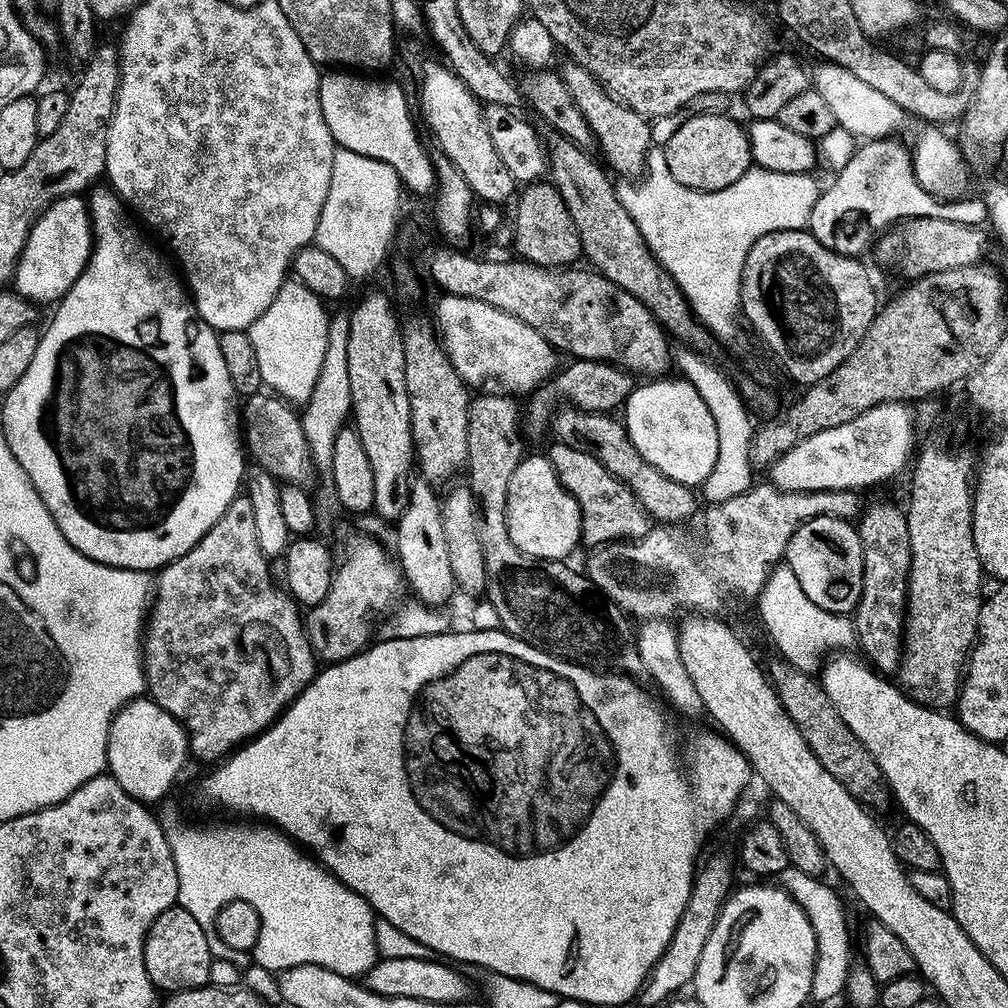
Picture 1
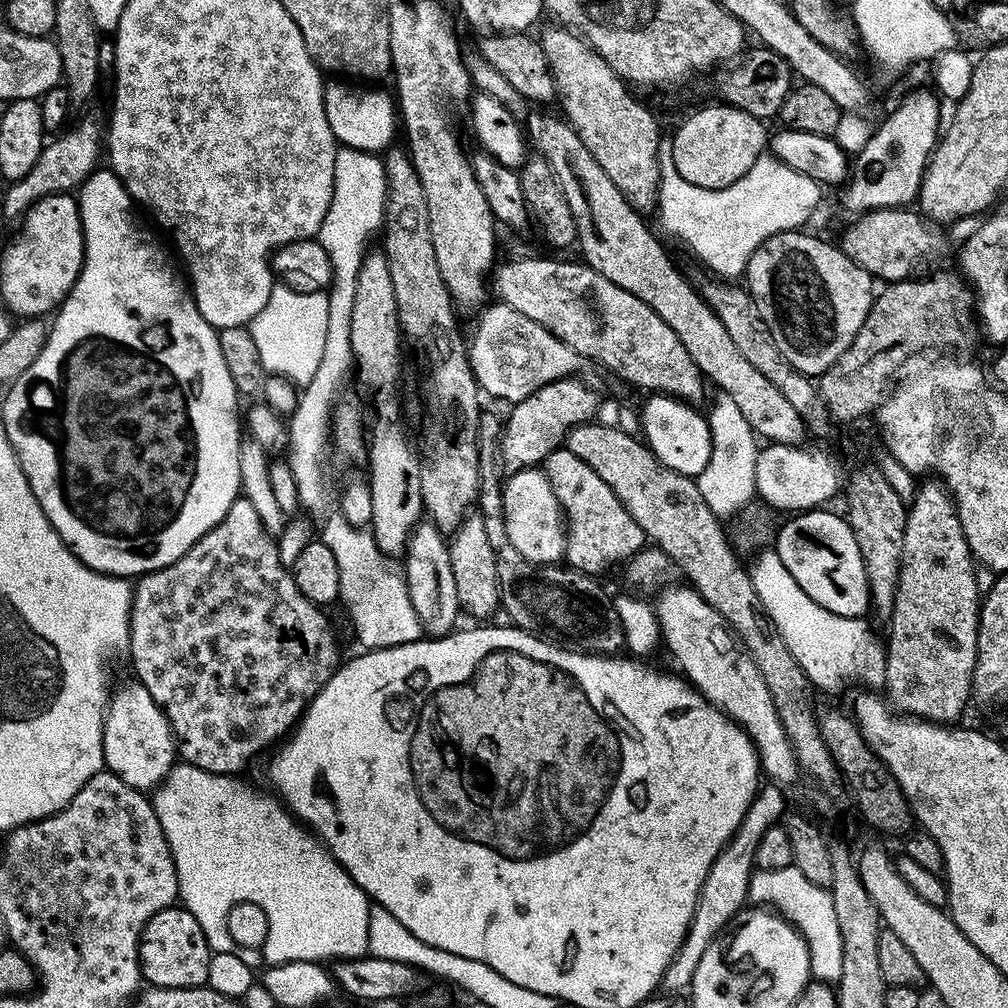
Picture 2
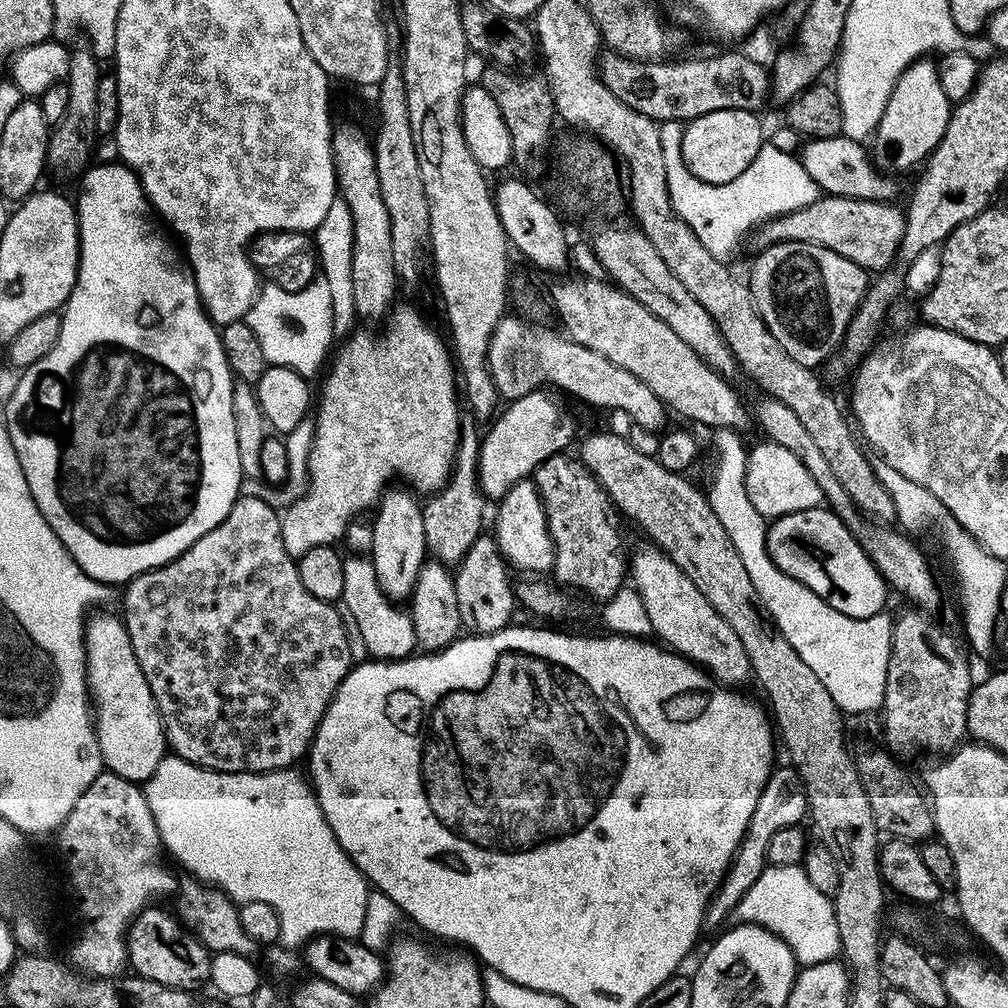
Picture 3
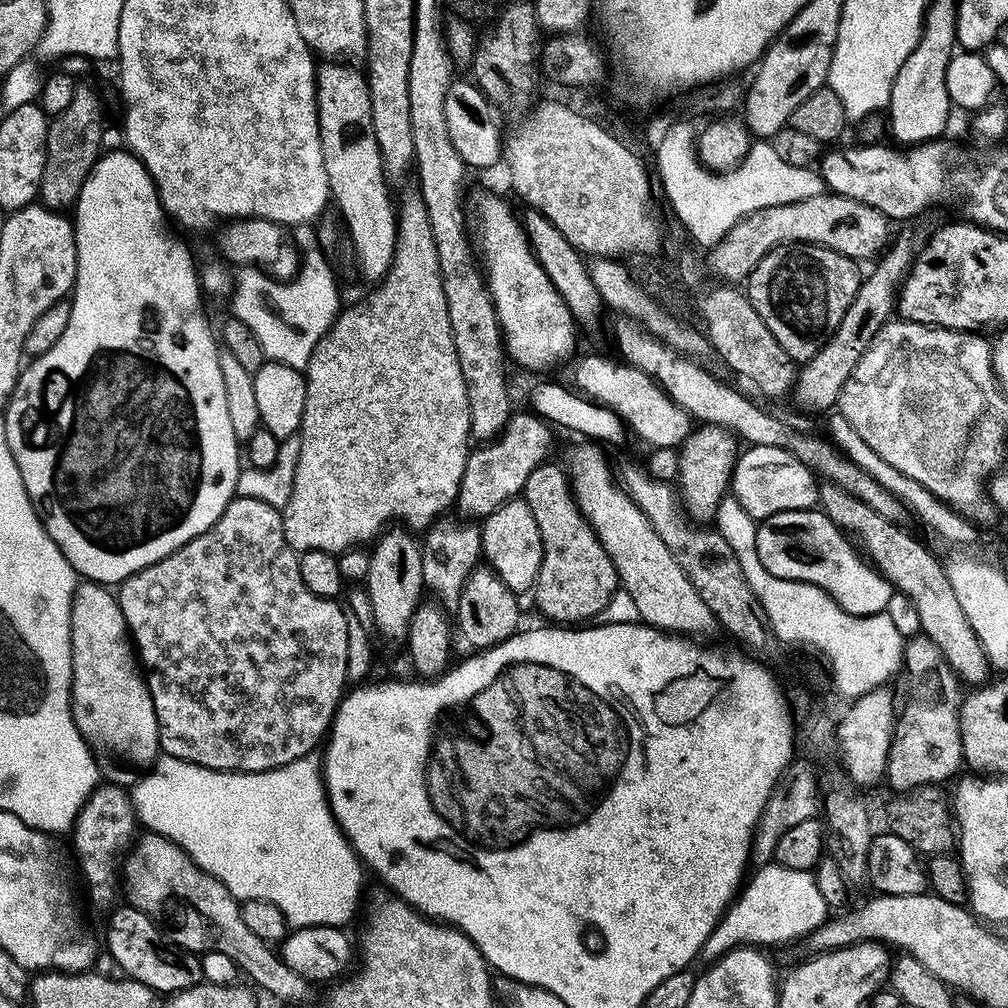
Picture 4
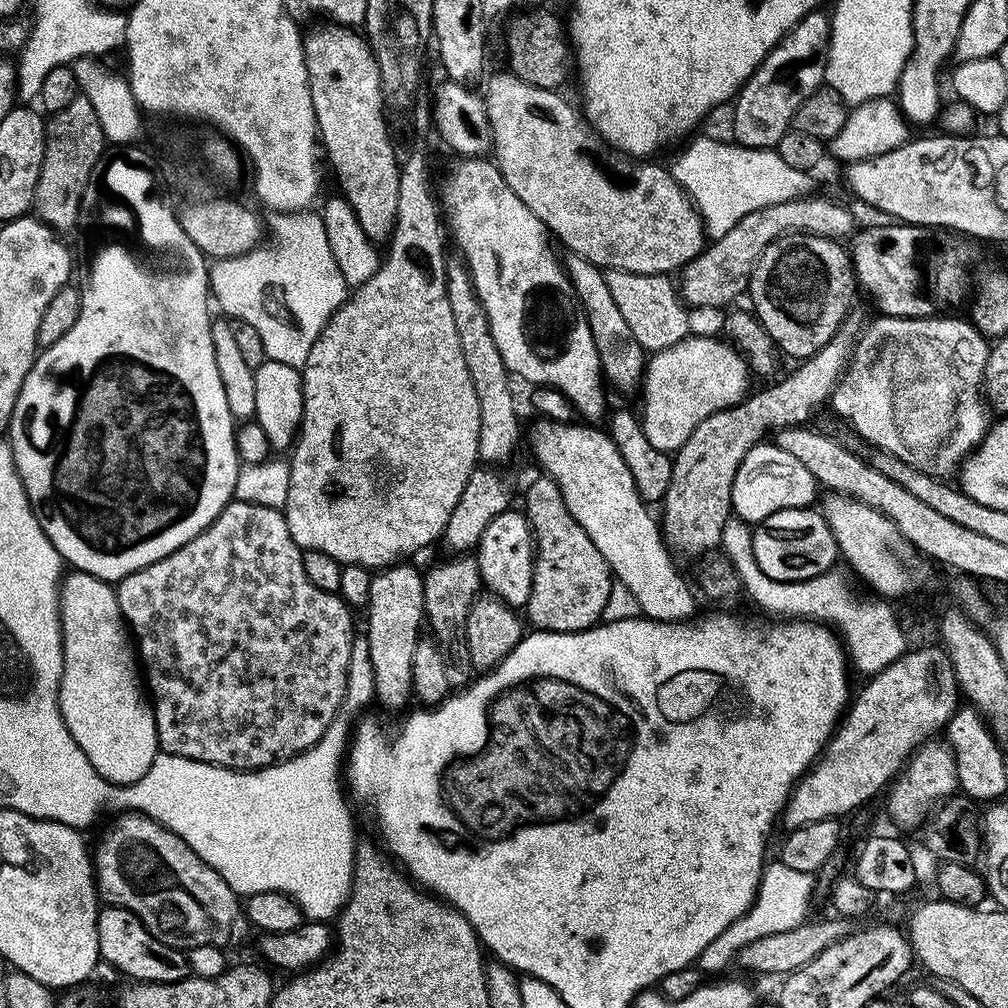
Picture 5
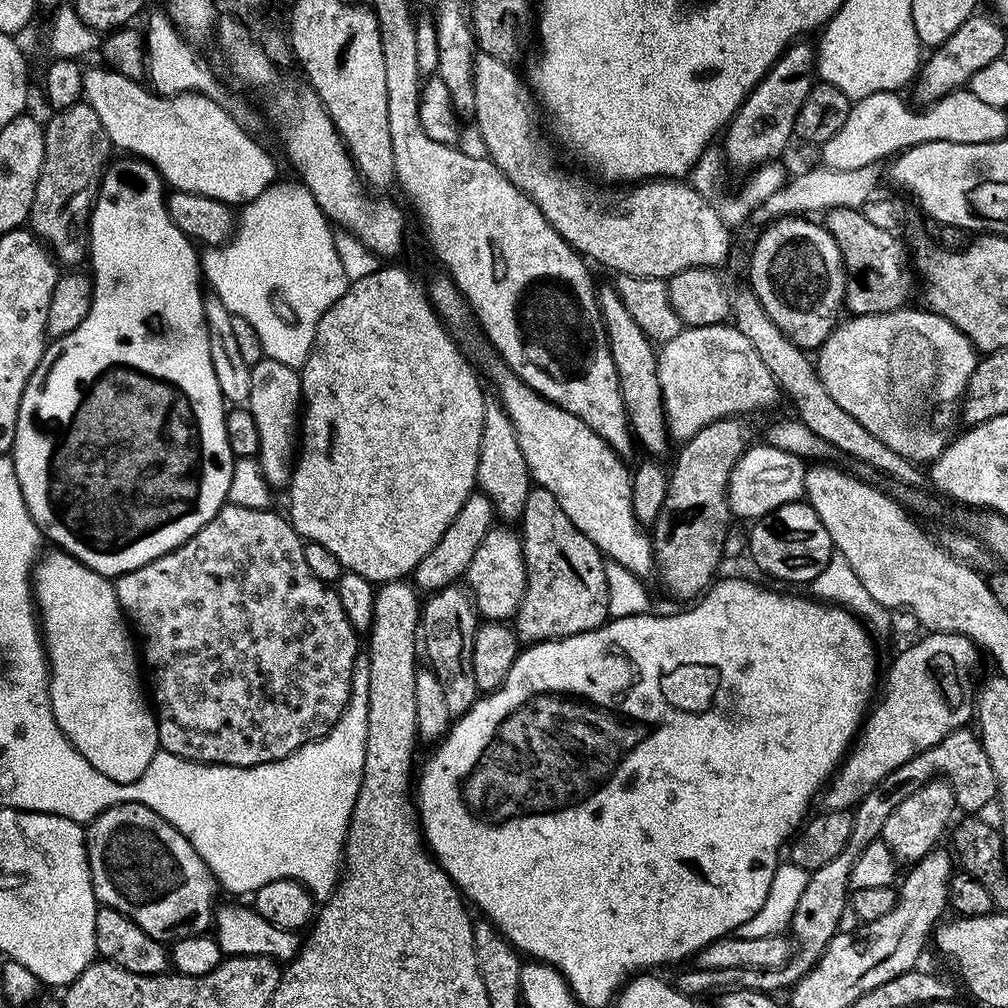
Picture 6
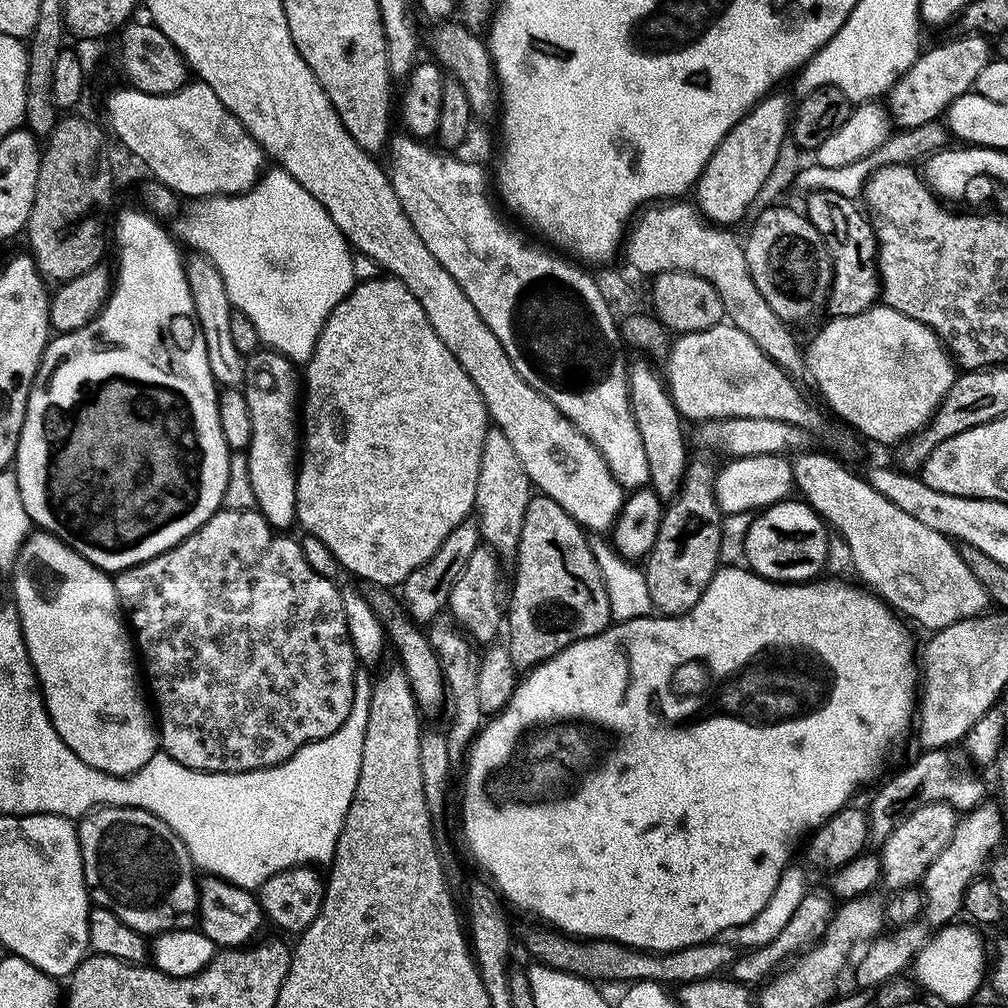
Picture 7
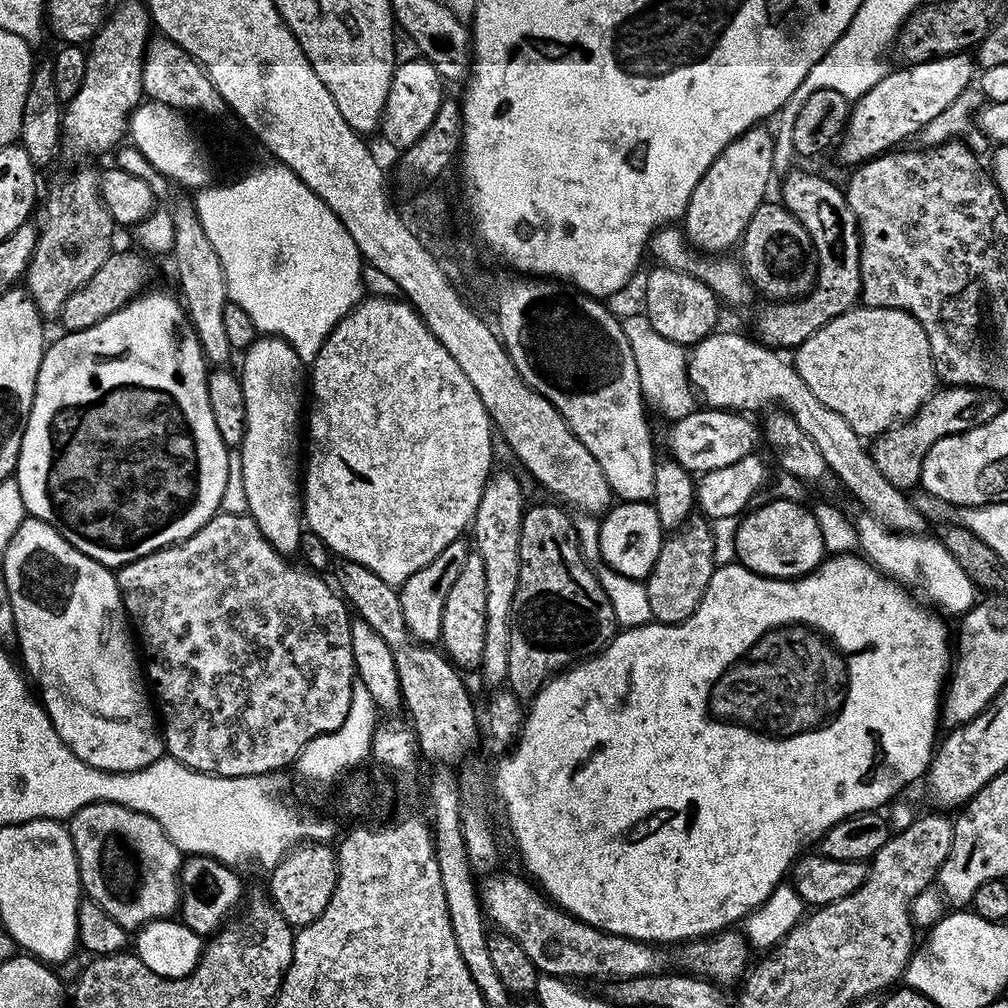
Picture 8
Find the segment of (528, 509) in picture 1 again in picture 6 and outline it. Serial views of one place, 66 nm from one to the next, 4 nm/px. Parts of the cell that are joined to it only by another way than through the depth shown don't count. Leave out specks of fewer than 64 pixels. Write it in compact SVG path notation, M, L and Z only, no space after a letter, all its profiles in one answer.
M493 526L489 530L486 538L482 538L478 550L474 550L474 558L466 573L466 588L474 601L475 610L488 622L511 621L526 594L524 541L508 528L511 527Z

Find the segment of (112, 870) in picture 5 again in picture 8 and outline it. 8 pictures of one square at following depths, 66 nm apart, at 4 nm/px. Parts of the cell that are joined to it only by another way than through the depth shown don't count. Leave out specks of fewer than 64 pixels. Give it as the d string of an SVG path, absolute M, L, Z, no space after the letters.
M87 804L66 827L74 842L83 895L106 910L114 922L137 930L152 920L177 915L182 853L153 816L121 804Z

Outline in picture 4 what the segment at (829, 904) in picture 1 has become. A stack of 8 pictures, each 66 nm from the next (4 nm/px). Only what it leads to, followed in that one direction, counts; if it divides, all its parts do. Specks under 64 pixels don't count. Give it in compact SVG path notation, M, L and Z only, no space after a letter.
M775 862L757 867L755 871L751 873L736 899L728 905L727 912L710 934L710 938L706 938L699 955L701 961L715 962L731 948L741 946L788 944L791 940L800 939L803 941L812 935L815 928L829 919L829 906L822 898L815 875L811 871L790 870Z

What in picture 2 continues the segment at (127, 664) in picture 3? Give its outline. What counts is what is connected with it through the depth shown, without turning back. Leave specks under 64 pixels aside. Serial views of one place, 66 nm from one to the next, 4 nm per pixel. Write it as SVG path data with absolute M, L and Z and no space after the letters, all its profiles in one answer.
M131 682L132 684L124 684L120 689L113 691L110 696L110 707L107 709L105 718L104 718L104 762L107 768L107 771L113 772L118 778L122 778L122 782L126 782L130 786L141 790L149 790L155 784L160 784L164 780L164 775L172 768L172 763L177 763L178 753L176 751L176 740L172 736L172 728L168 724L168 720L164 716L164 711L159 708L158 705L154 702L154 698L150 698L150 690L146 690L139 684L139 682Z

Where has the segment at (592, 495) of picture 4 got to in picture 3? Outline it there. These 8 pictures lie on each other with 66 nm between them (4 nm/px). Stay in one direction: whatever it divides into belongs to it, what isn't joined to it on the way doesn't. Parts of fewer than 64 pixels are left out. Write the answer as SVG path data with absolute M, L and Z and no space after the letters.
M655 546L647 547L638 549L633 556L631 553L630 584L642 598L642 606L646 606L655 639L700 665L713 681L724 686L740 686L744 679L749 679L752 667L738 634L734 634L726 618L702 598L702 590L686 578L669 556Z

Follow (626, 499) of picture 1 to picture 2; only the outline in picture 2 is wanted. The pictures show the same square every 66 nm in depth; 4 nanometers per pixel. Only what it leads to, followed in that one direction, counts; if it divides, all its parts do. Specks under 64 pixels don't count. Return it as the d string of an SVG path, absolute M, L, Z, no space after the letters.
M567 446L555 448L544 459L542 470L554 490L566 517L566 535L564 538L564 560L567 567L585 572L588 576L599 577L611 564L623 565L645 547L646 537L642 526L630 518L630 510L622 506L618 494L582 462L570 454Z

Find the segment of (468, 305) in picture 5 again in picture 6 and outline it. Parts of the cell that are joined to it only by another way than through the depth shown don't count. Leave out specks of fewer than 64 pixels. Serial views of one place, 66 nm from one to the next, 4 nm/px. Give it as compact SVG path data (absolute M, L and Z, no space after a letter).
M495 395L484 397L484 413L482 414L482 442L478 450L478 470L476 482L479 491L490 498L492 511L501 521L519 521L522 510L526 506L528 491L534 487L534 481L526 466L526 458L522 458L522 446L518 446L518 434L514 434L514 424L500 407Z

